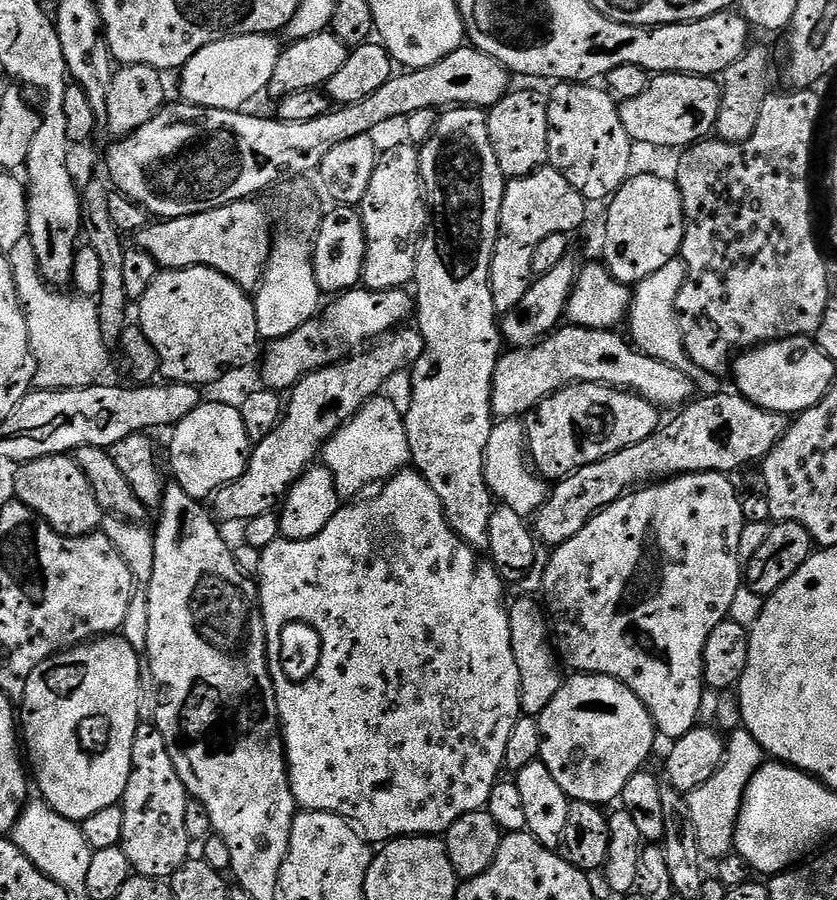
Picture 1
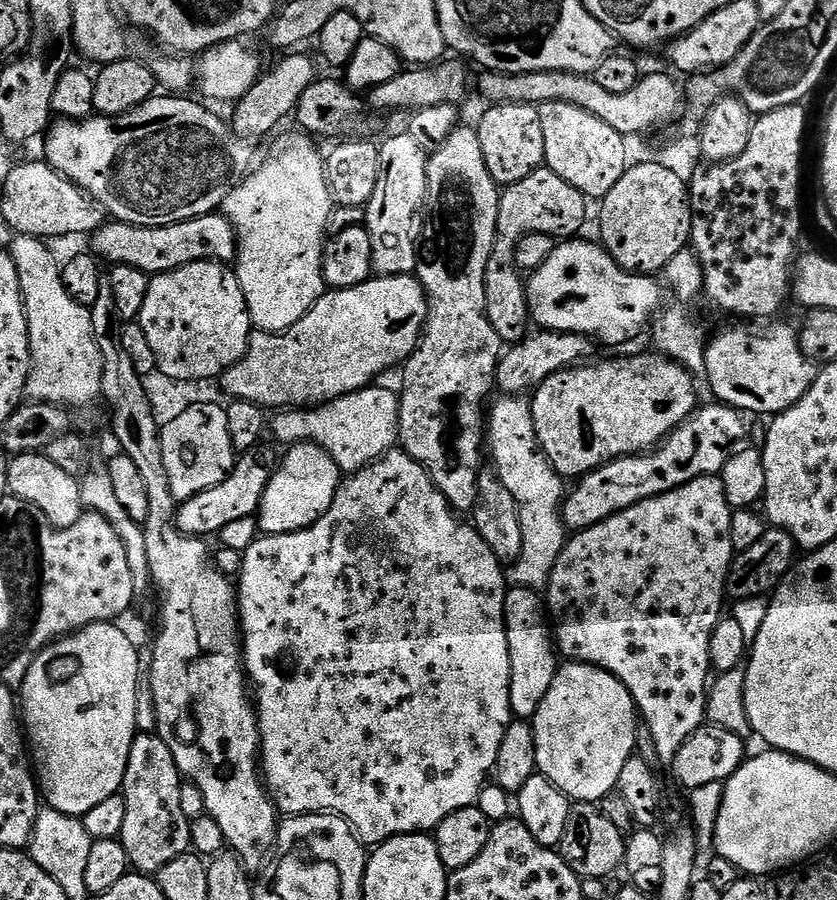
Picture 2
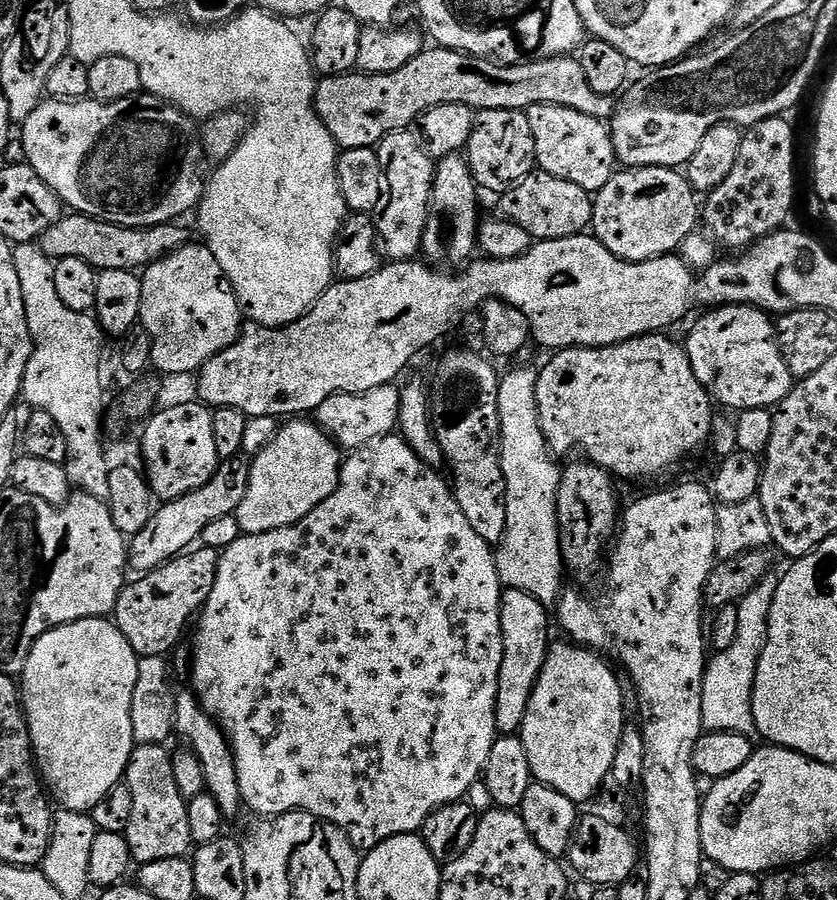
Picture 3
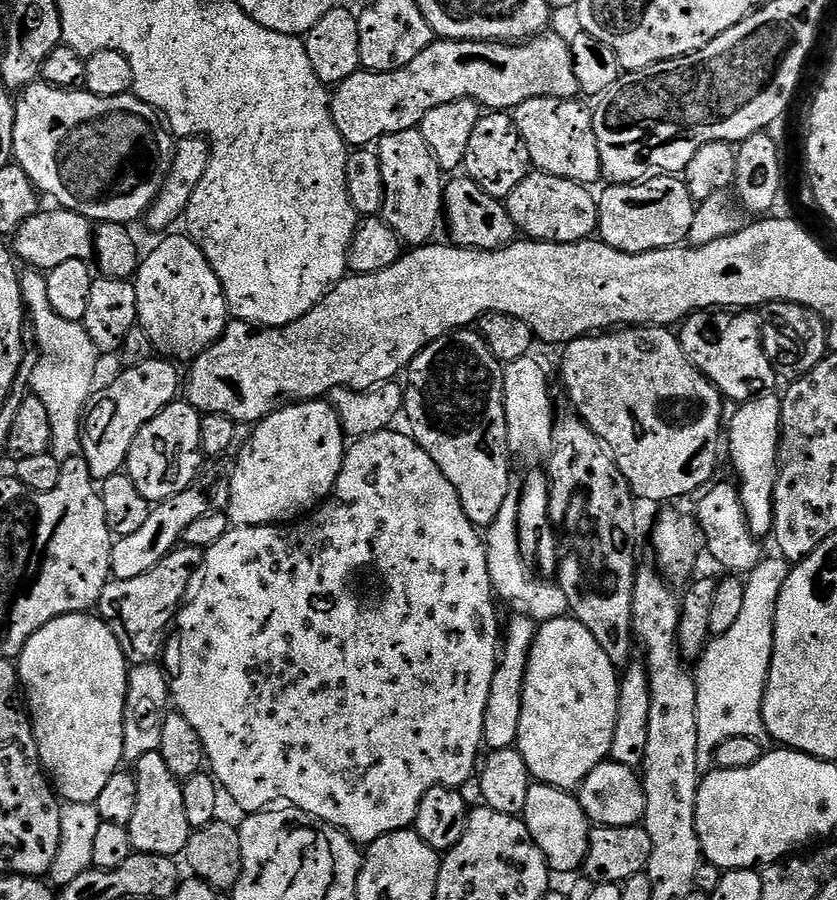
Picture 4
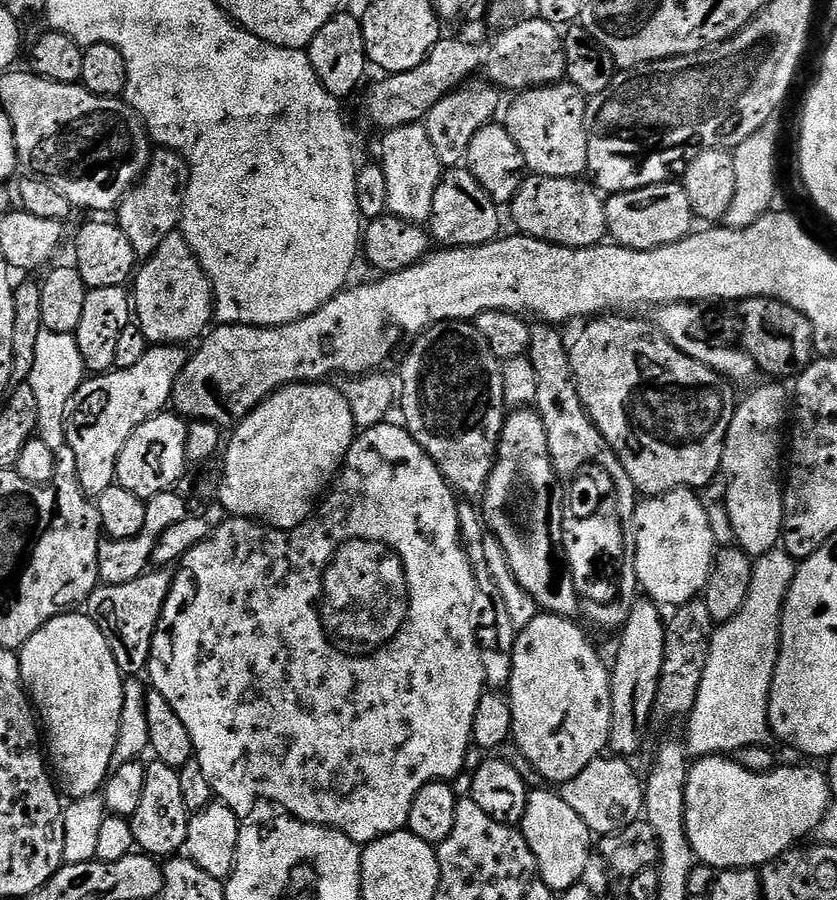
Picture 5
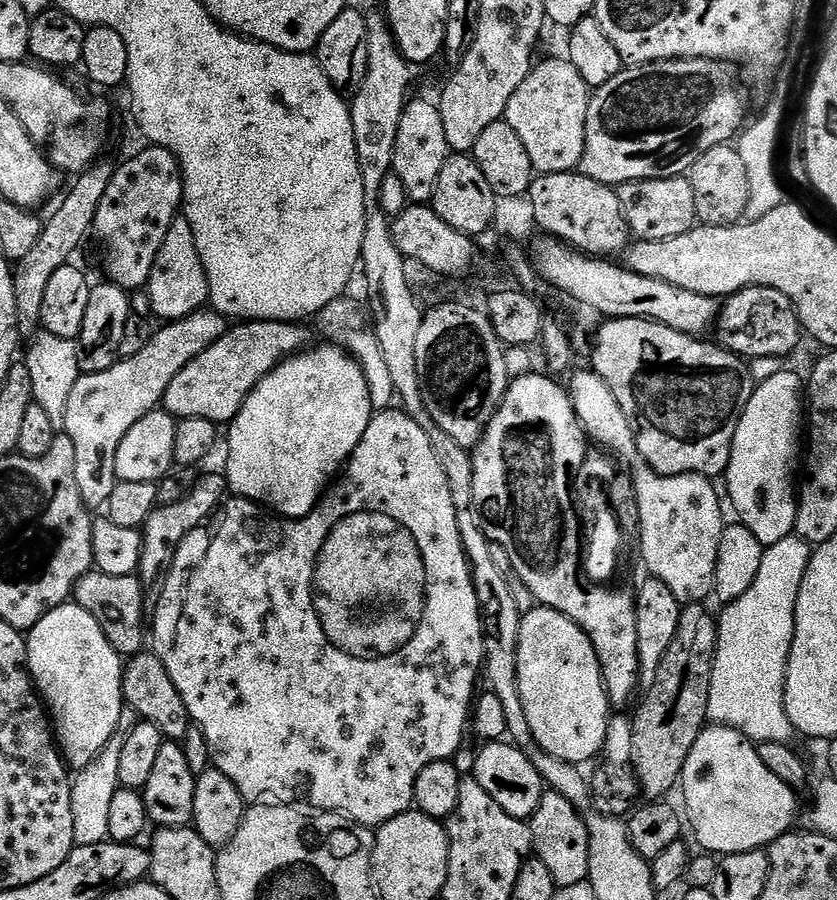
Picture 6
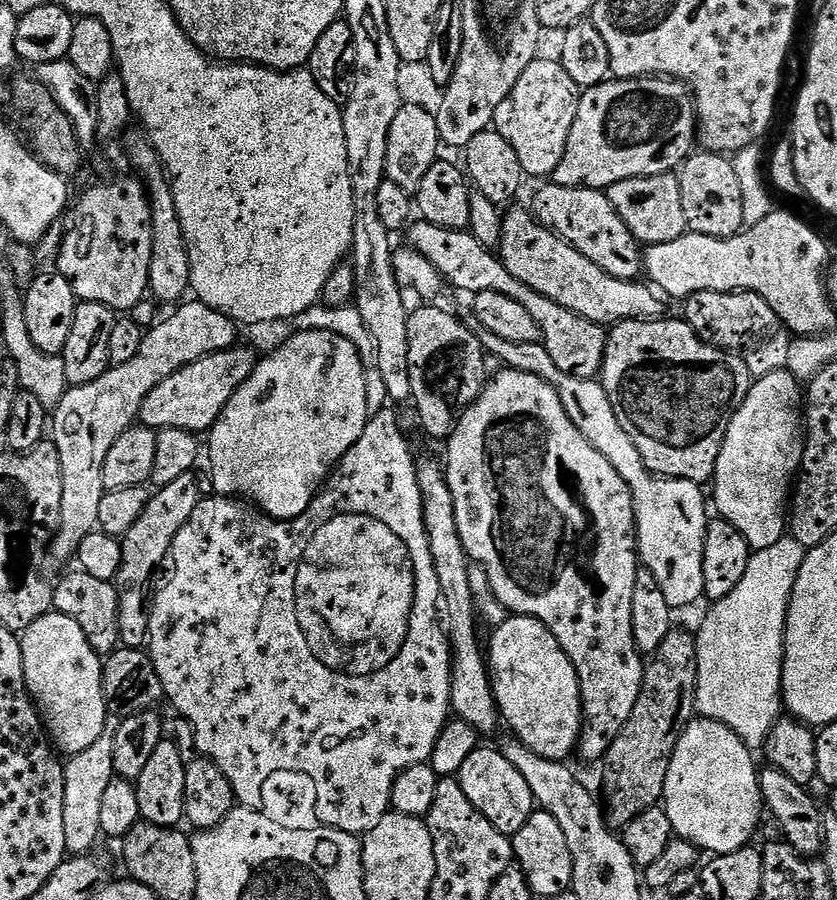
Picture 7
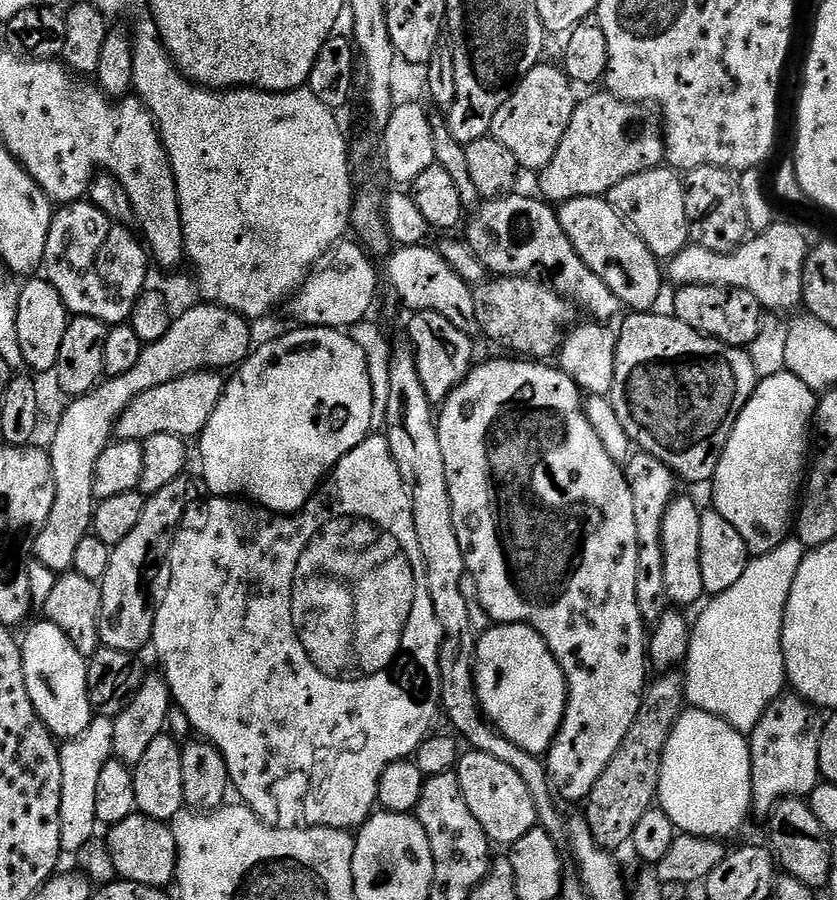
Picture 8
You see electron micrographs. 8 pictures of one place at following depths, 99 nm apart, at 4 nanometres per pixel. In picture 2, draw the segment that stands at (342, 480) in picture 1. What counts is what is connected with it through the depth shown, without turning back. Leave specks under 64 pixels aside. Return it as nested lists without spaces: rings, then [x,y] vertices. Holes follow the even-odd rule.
[[[369,385],[357,392],[340,396],[313,408],[291,408],[277,411],[270,420],[270,432],[275,438],[291,446],[296,443],[315,443],[334,458],[346,474],[358,472],[391,451],[399,441],[400,399],[393,388]]]

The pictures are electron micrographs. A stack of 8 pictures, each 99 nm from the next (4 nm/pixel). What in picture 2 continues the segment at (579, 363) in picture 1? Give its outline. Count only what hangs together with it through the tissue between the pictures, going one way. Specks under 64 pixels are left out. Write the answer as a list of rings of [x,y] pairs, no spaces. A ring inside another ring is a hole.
[[[548,329],[529,333],[522,341],[509,347],[502,355],[496,368],[497,387],[506,394],[522,394],[539,387],[541,382],[564,368],[573,367],[589,359],[595,343],[589,336],[576,332],[552,332]]]

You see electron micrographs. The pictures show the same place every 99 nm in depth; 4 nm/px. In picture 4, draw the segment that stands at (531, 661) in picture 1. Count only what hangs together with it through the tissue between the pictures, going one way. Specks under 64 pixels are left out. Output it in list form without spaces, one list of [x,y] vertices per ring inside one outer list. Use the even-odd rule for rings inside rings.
[[[523,614],[513,615],[508,624],[508,641],[503,641],[502,655],[499,657],[494,674],[494,682],[490,686],[488,709],[484,719],[484,744],[489,749],[511,748],[518,738],[518,722],[522,718],[522,692],[526,678],[528,655],[536,637],[538,627],[536,621]]]

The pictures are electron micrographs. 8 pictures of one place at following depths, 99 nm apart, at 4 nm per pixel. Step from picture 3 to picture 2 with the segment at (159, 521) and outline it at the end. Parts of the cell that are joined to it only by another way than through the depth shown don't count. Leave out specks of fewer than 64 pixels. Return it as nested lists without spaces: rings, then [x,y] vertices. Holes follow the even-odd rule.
[[[256,454],[237,459],[232,472],[221,484],[183,501],[174,516],[175,525],[191,536],[206,538],[210,532],[219,534],[226,526],[230,526],[230,522],[238,522],[238,518],[256,516],[274,468],[262,457],[252,455]]]

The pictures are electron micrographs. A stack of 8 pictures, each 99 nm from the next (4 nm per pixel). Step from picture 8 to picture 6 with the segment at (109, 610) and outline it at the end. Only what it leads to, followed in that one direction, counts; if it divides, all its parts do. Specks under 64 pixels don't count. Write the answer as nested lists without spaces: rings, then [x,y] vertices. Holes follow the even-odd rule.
[[[204,480],[193,490],[193,492],[186,493],[181,500],[174,501],[169,508],[163,508],[163,506],[157,507],[152,515],[148,517],[148,520],[145,522],[142,529],[142,539],[140,542],[140,567],[138,569],[139,579],[143,581],[145,585],[154,583],[156,575],[158,575],[158,580],[161,573],[169,567],[173,552],[176,551],[176,547],[182,542],[182,538],[186,538],[186,534],[196,531],[197,528],[204,527],[204,525],[216,515],[222,504],[222,501],[220,501],[220,488],[222,492],[221,481],[219,484],[216,480]]]

